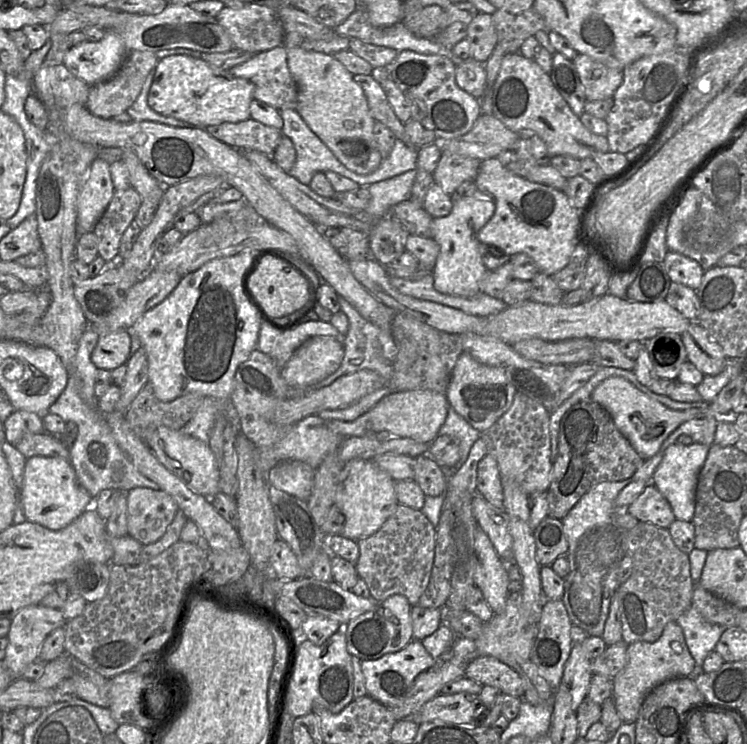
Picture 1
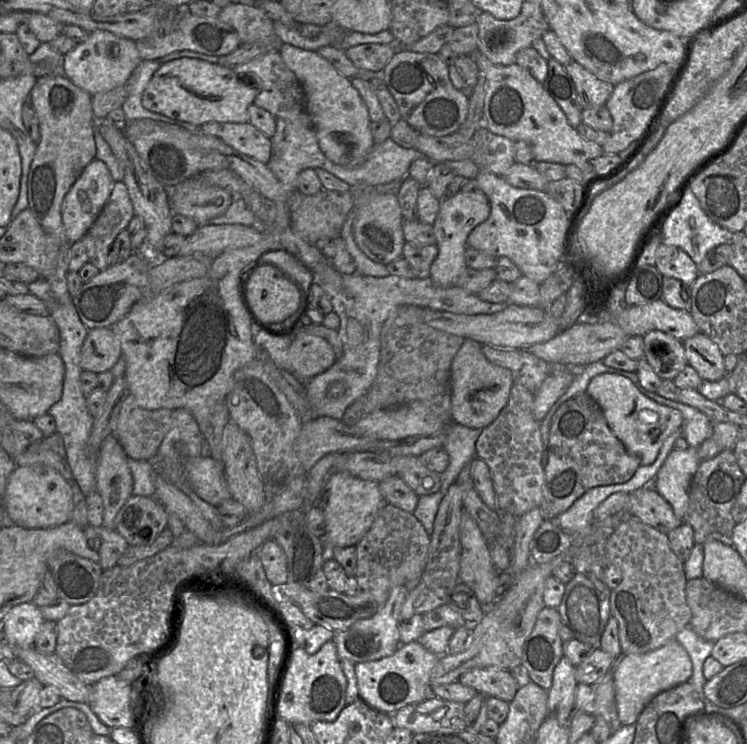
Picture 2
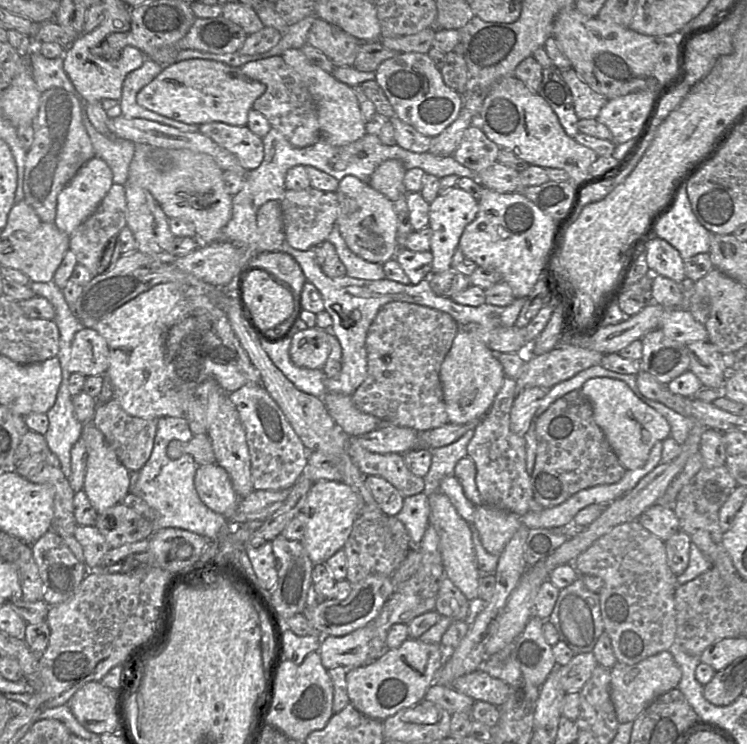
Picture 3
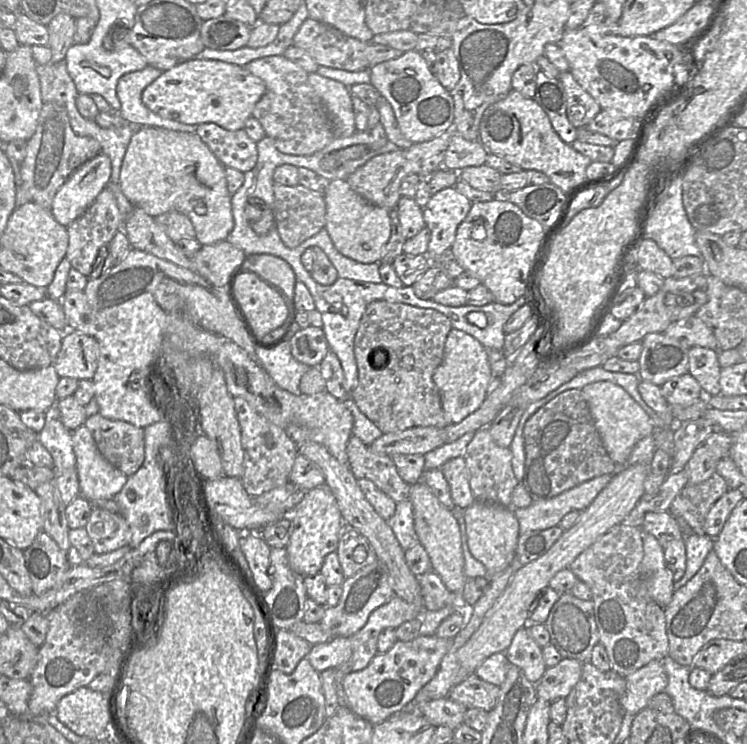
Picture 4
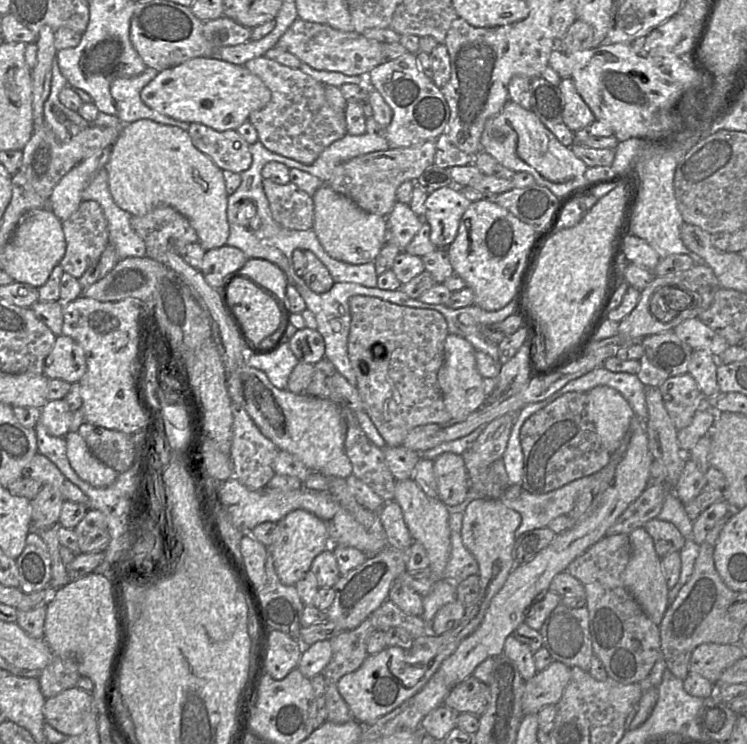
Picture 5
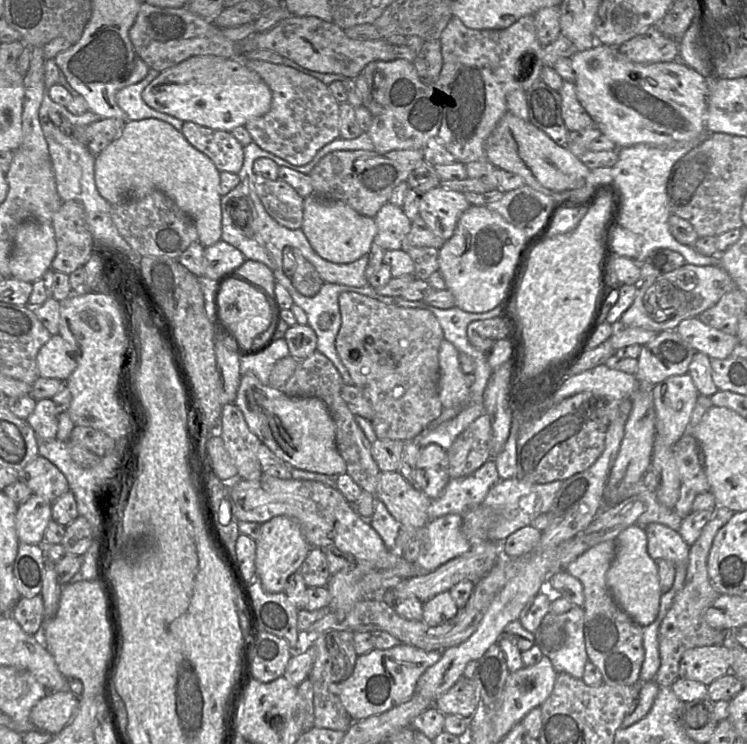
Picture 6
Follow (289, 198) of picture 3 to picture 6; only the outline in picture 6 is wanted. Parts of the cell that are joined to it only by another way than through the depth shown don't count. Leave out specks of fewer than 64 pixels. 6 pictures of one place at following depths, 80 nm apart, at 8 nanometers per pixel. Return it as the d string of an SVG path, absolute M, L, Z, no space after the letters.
M255 177L255 190L266 212L278 224L291 229L300 229L303 221L304 198L282 180Z

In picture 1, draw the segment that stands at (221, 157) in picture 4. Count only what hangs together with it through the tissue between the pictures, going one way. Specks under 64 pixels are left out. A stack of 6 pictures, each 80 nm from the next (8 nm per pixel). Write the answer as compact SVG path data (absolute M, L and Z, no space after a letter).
M252 118L231 123L223 122L205 128L217 140L239 150L252 150L272 156L282 132Z

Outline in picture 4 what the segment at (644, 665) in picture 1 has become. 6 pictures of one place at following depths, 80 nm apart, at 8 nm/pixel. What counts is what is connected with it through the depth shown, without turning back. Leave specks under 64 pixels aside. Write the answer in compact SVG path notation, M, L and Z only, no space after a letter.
M653 660L626 677L626 691L620 698L625 714L635 716L653 696L665 692L668 684L663 660Z

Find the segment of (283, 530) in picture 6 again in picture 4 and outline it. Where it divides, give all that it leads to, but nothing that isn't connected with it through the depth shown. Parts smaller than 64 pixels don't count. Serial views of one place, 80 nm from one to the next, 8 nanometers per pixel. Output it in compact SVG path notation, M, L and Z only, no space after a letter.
M326 485L307 490L300 502L288 513L292 533L286 546L291 569L307 577L319 572L325 557L334 552L345 529L336 499Z

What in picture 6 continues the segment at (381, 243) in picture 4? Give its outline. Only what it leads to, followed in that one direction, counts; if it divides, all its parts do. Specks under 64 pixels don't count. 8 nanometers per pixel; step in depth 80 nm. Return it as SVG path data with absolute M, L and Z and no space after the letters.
M315 194L304 198L301 230L321 258L336 264L351 263L369 254L377 234L374 218L359 214L343 202Z

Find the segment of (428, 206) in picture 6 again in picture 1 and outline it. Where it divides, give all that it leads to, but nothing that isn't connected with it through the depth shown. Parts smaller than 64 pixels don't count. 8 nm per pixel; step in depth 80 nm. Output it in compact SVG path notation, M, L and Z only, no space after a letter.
M461 197L453 199L453 206L446 216L432 218L433 239L439 245L439 254L432 269L434 287L438 292L470 297L480 292L480 282L487 272L482 261L483 246L478 239L479 230L490 220L495 211L492 199Z

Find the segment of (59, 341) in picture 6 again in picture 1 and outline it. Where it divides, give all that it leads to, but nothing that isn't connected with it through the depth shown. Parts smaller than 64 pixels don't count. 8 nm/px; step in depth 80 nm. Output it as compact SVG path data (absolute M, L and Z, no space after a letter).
M119 330L99 336L91 361L97 368L111 371L125 364L130 352L131 336L126 330Z

